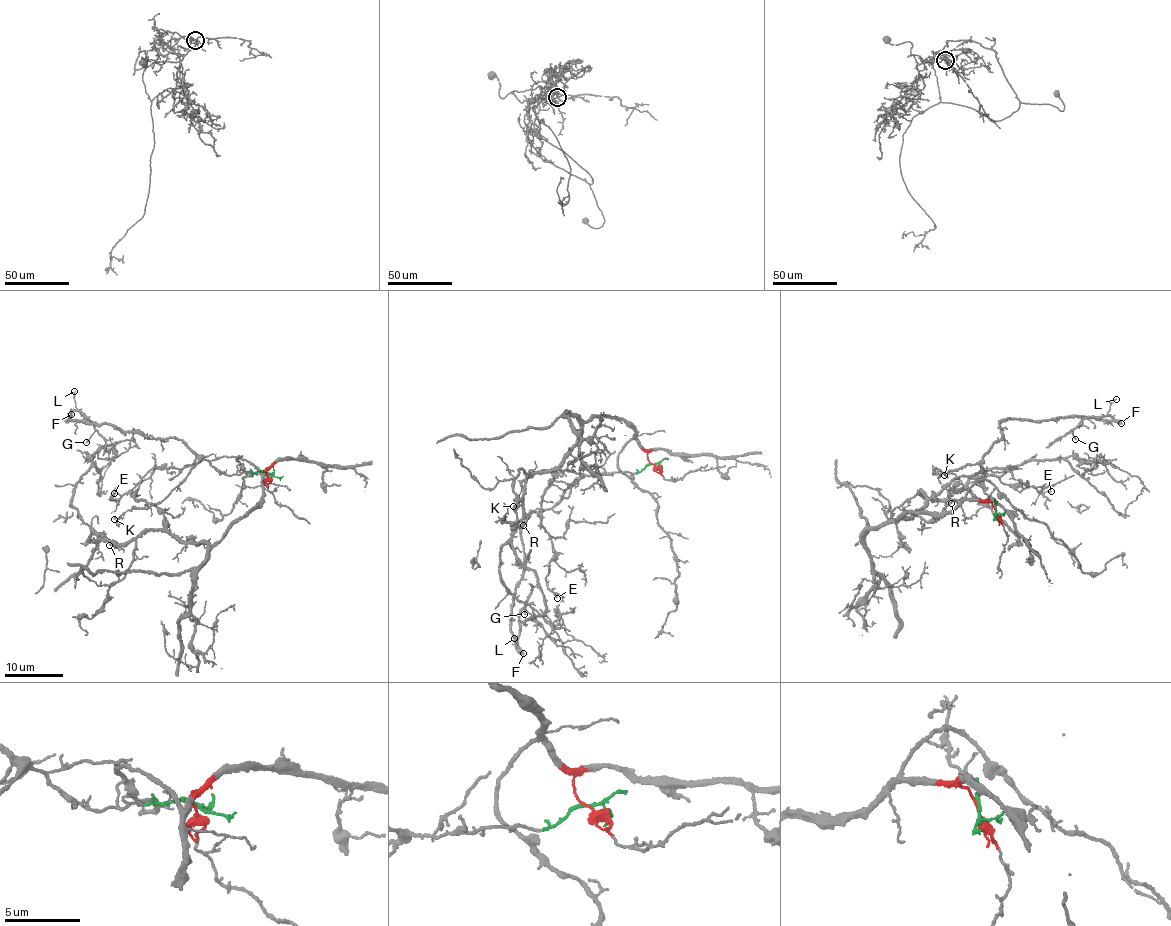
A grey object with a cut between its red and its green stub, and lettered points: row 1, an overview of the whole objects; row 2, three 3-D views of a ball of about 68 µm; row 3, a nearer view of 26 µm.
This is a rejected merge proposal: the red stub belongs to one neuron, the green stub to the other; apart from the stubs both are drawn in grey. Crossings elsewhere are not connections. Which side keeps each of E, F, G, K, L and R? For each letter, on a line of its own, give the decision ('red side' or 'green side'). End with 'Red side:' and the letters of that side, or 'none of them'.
E: red side
F: green side
G: green side
K: green side
L: green side
R: red side
Red side: E, R

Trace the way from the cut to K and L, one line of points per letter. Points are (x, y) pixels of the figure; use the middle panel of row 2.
K: (652, 464), (633, 473), (602, 472), (594, 476), (564, 470), (536, 471), (522, 482), (517, 506), (513, 505)
L: (652, 464), (633, 473), (584, 475), (552, 507), (528, 516), (510, 626), (518, 645), (513, 638)

